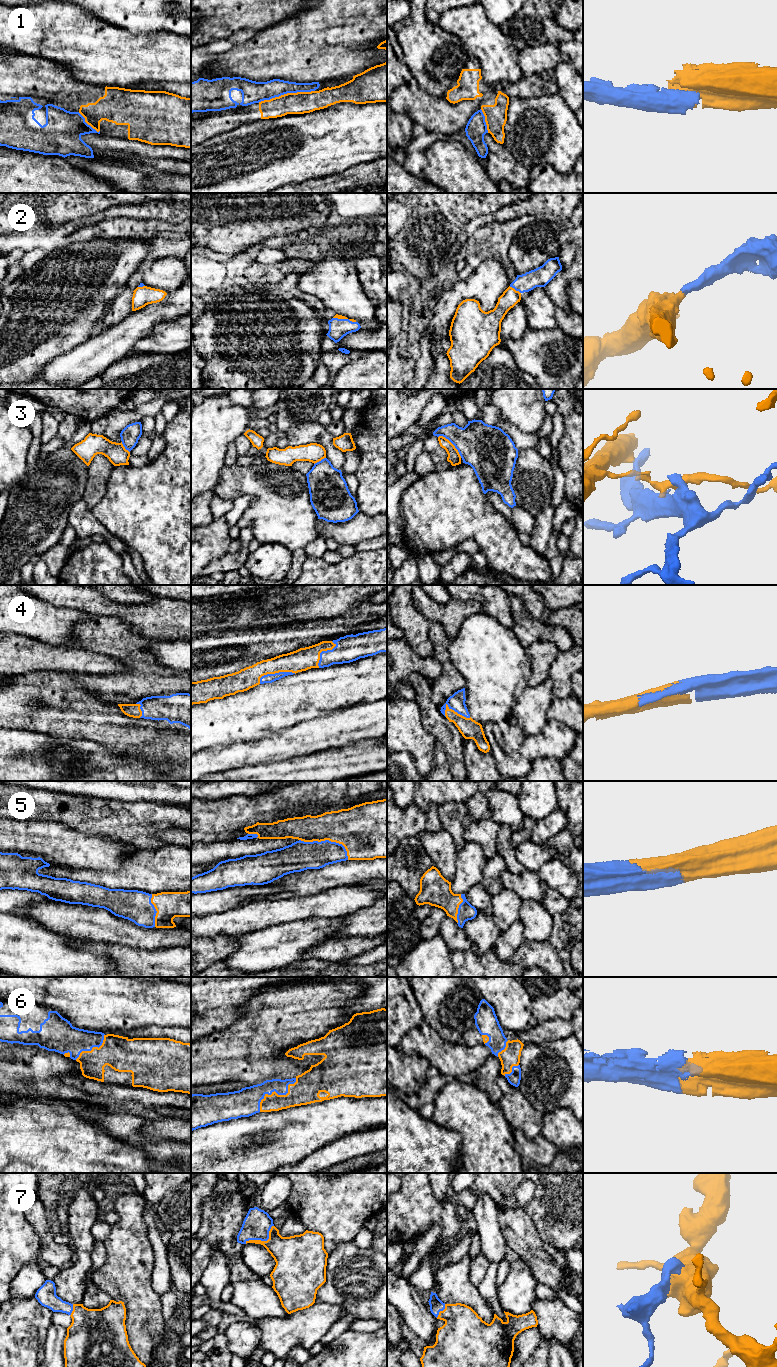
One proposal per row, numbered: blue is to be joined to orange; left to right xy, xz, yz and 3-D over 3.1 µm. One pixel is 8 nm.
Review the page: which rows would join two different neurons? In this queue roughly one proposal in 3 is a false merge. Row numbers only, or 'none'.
1, 3

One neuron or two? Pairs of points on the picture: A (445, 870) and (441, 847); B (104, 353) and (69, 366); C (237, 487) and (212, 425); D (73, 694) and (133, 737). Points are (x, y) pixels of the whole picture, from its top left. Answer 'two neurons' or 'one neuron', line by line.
A: one neuron
B: one neuron
C: two neurons
D: one neuron

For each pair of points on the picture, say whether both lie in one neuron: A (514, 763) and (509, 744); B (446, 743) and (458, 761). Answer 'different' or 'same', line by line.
A: same
B: same

